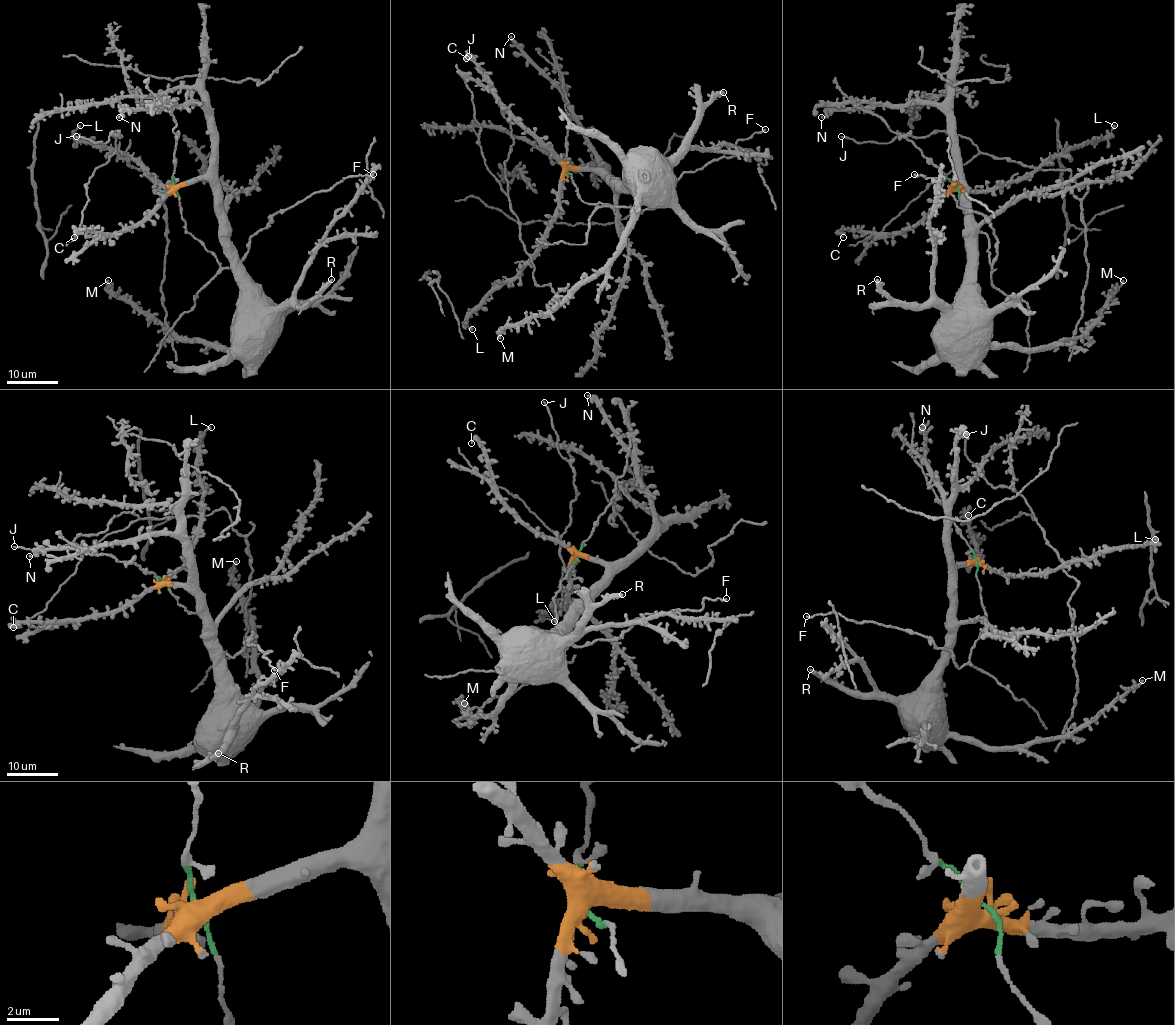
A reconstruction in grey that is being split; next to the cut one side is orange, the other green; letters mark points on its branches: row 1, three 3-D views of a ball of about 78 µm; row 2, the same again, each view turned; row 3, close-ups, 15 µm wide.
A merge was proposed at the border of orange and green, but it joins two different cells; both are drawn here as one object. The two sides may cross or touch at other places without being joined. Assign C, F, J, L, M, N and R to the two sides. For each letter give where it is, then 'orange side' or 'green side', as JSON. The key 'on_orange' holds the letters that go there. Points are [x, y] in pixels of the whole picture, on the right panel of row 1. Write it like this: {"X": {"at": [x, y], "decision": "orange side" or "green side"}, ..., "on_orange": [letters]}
{"C": {"at": [843, 237], "decision": "orange side"}, "F": {"at": [914, 174], "decision": "green side"}, "J": {"at": [841, 136], "decision": "orange side"}, "L": {"at": [1114, 125], "decision": "orange side"}, "M": {"at": [1123, 280], "decision": "orange side"}, "N": {"at": [821, 117], "decision": "orange side"}, "R": {"at": [877, 279], "decision": "orange side"}, "on_orange": ["C", "J", "L", "M", "N", "R"]}

